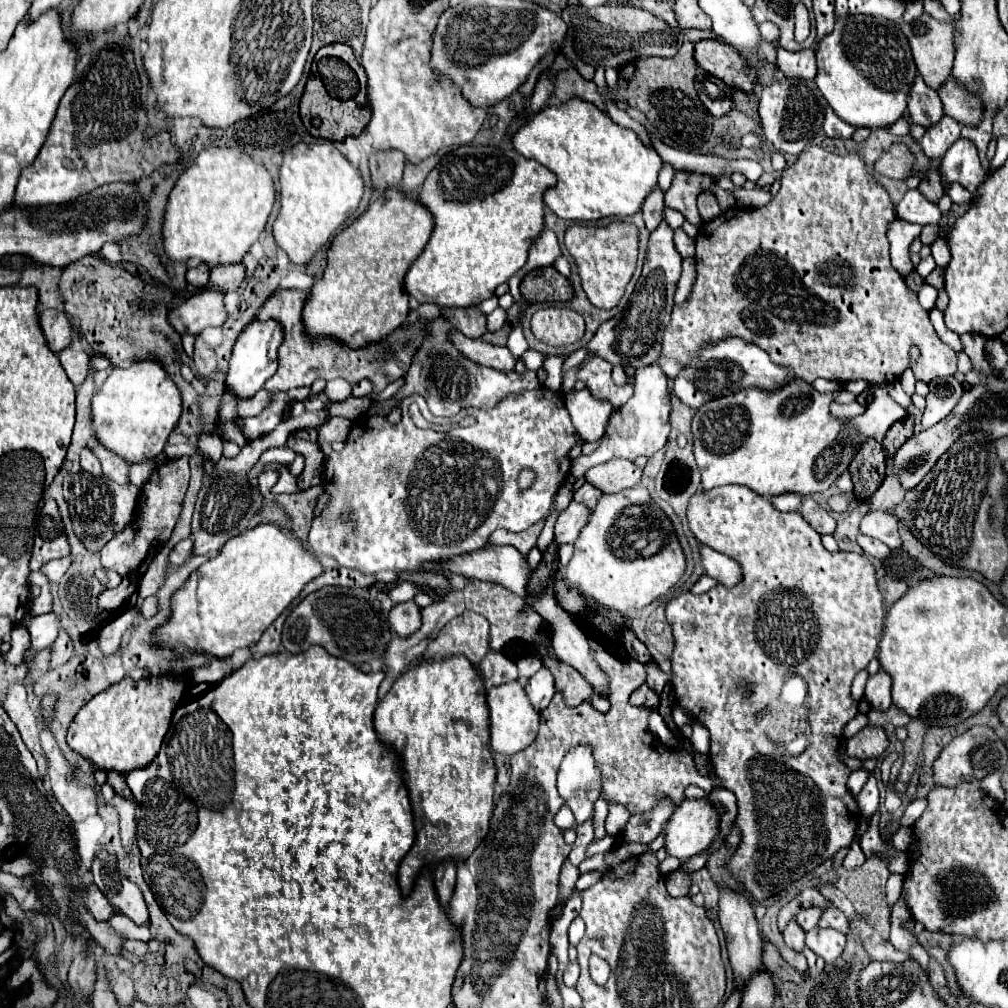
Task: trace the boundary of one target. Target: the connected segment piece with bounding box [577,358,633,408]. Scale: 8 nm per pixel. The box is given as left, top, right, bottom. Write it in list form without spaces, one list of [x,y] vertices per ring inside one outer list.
[[[587,358],[577,374],[577,380],[583,380],[597,398],[611,398],[611,402],[615,402],[615,408],[623,406],[633,394],[633,386],[629,382],[623,386],[617,386],[613,382],[611,364],[603,358]]]

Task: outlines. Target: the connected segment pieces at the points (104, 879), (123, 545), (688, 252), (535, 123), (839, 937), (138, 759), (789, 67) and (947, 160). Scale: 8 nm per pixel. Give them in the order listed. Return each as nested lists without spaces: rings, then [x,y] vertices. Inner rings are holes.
[[[105,848],[97,850],[91,874],[99,890],[109,898],[109,902],[127,918],[131,918],[135,924],[149,922],[147,904],[143,900],[143,894],[137,884],[133,884],[129,878],[125,878],[117,870],[117,860],[113,854],[109,854]]]
[[[181,456],[181,458],[175,458],[175,460],[169,458],[167,462],[163,462],[155,468],[155,474],[149,476],[143,490],[137,496],[139,500],[137,500],[135,516],[129,522],[129,526],[123,528],[121,532],[117,532],[99,550],[102,566],[106,570],[114,570],[121,576],[121,584],[117,588],[105,590],[99,596],[99,608],[101,610],[119,610],[131,598],[131,594],[137,590],[139,566],[147,560],[147,556],[153,550],[159,550],[159,546],[163,546],[171,538],[171,532],[177,524],[179,512],[181,512],[181,506],[183,506],[187,484],[189,484],[189,456]]]
[[[677,228],[675,230],[675,234],[673,234],[673,240],[675,240],[675,248],[679,250],[679,254],[683,256],[683,258],[687,258],[687,256],[693,256],[695,254],[695,242],[681,230],[681,228]]]
[[[573,98],[573,100],[569,100],[569,102],[565,102],[565,104],[559,104],[559,106],[545,106],[543,110],[539,110],[539,112],[513,136],[513,146],[515,146],[515,150],[517,150],[519,154],[523,154],[525,158],[533,158],[533,160],[537,160],[539,164],[543,164],[543,166],[547,166],[547,168],[551,168],[551,170],[555,172],[555,176],[557,176],[557,186],[545,192],[545,204],[547,204],[559,218],[565,218],[565,220],[599,220],[599,218],[605,218],[605,216],[633,216],[635,212],[641,210],[643,200],[647,198],[647,194],[657,186],[657,174],[659,174],[659,170],[663,168],[661,156],[659,156],[653,148],[643,146],[643,142],[637,138],[637,134],[635,134],[633,130],[615,124],[615,122],[609,118],[607,112],[603,112],[603,110],[595,108],[593,104],[583,102],[583,100],[579,100],[579,98]]]
[[[817,926],[807,932],[807,946],[817,956],[821,956],[827,964],[831,964],[831,962],[835,962],[835,958],[841,956],[841,952],[845,948],[845,934]]]
[[[151,676],[147,680],[123,678],[101,694],[93,696],[75,716],[69,726],[67,742],[83,758],[101,770],[117,770],[121,774],[133,768],[147,766],[161,748],[161,742],[171,726],[171,716],[189,688],[187,678],[179,676]]]
[[[773,41],[777,48],[777,66],[779,70],[787,76],[787,78],[815,78],[817,74],[817,62],[815,62],[815,50],[817,50],[817,42],[803,50],[803,52],[787,52],[781,48],[779,41]]]
[[[957,140],[943,156],[943,174],[949,182],[959,182],[965,186],[973,200],[979,186],[987,178],[987,170],[981,166],[975,144],[971,140]]]

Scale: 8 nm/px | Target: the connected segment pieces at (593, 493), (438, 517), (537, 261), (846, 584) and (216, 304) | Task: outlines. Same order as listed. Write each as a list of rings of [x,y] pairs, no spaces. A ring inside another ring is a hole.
[[[583,482],[583,484],[581,484],[581,488],[579,488],[579,490],[575,490],[573,500],[583,502],[585,506],[589,506],[589,508],[593,510],[593,508],[595,508],[595,502],[599,500],[599,494],[601,494],[601,490],[599,490],[599,488],[595,488],[595,486],[593,486],[593,484],[589,484],[589,482]]]
[[[549,388],[521,390],[519,394],[509,394],[507,398],[503,398],[499,404],[495,404],[489,410],[473,408],[473,416],[477,418],[477,422],[473,426],[467,426],[467,428],[451,428],[447,432],[419,430],[419,428],[415,428],[413,422],[409,420],[409,414],[407,414],[407,406],[409,406],[411,400],[415,400],[415,394],[409,396],[409,398],[405,398],[401,402],[401,420],[397,424],[391,424],[385,416],[379,416],[379,414],[375,414],[375,416],[361,416],[357,422],[353,420],[343,450],[341,452],[335,452],[335,450],[329,452],[329,456],[325,460],[325,490],[331,494],[331,500],[329,500],[327,510],[323,512],[323,518],[313,518],[311,530],[309,530],[309,548],[317,556],[329,554],[341,566],[355,568],[355,570],[359,570],[363,574],[379,574],[383,570],[417,570],[427,560],[433,560],[433,558],[451,558],[451,556],[459,556],[459,554],[473,552],[473,550],[481,548],[489,540],[491,532],[497,530],[497,528],[507,528],[511,532],[523,532],[523,530],[527,530],[529,526],[533,526],[535,522],[543,520],[549,514],[551,500],[553,500],[555,492],[559,490],[559,484],[567,478],[569,468],[571,468],[569,450],[575,444],[583,444],[583,438],[575,430],[575,426],[571,422],[571,416],[569,416],[569,412],[565,408],[563,396],[561,396],[561,410],[559,410],[559,394],[557,392],[551,392]],[[523,466],[531,466],[535,470],[535,482],[531,484],[529,490],[519,492],[515,478],[517,478],[517,474],[519,474],[519,470]],[[345,512],[351,514],[351,522],[349,524],[343,524],[339,520],[339,516],[343,516]]]
[[[543,230],[541,238],[531,246],[529,250],[529,260],[527,264],[509,280],[509,288],[511,288],[511,294],[515,298],[515,302],[521,303],[523,311],[521,316],[525,316],[526,302],[521,296],[519,284],[523,280],[523,276],[527,276],[531,270],[537,270],[537,268],[543,268],[543,266],[553,266],[553,262],[561,256],[561,248],[559,248],[559,242],[557,242],[557,236],[553,234],[553,230]]]
[[[719,486],[719,488],[695,492],[689,500],[687,518],[689,518],[689,526],[691,526],[693,534],[697,536],[697,540],[701,544],[705,544],[705,546],[709,546],[709,548],[713,548],[713,550],[717,550],[717,552],[721,552],[721,554],[725,554],[725,556],[729,556],[729,558],[733,558],[741,564],[743,582],[737,584],[735,588],[725,588],[725,586],[719,584],[705,594],[683,592],[667,604],[667,622],[671,624],[673,634],[675,634],[675,650],[673,650],[673,656],[671,656],[675,676],[673,676],[671,682],[673,682],[673,688],[675,688],[677,702],[683,708],[687,708],[687,712],[691,714],[693,720],[697,720],[697,722],[701,722],[709,728],[709,732],[711,732],[711,752],[709,752],[711,762],[713,762],[719,778],[725,782],[725,788],[731,790],[737,796],[739,814],[737,814],[735,824],[741,828],[743,836],[741,836],[741,844],[739,844],[737,852],[729,860],[729,872],[743,884],[745,884],[745,878],[747,878],[745,890],[755,900],[761,902],[761,900],[773,896],[775,892],[783,890],[789,882],[795,882],[803,874],[817,868],[823,860],[831,858],[841,848],[851,846],[851,842],[855,840],[859,820],[861,820],[861,812],[859,812],[857,800],[851,796],[851,792],[847,788],[847,778],[849,778],[851,770],[845,764],[839,762],[837,748],[843,740],[845,724],[859,712],[857,702],[851,698],[851,682],[853,682],[855,674],[861,672],[863,668],[867,668],[871,658],[875,658],[875,654],[877,654],[879,640],[881,640],[883,628],[885,628],[887,608],[883,606],[883,594],[879,592],[875,568],[873,568],[873,564],[869,562],[867,556],[855,554],[855,552],[835,552],[833,554],[833,552],[825,550],[823,544],[821,544],[821,534],[817,534],[803,520],[801,512],[779,512],[769,502],[769,498],[755,494],[753,490],[749,490],[745,486]],[[759,680],[771,680],[773,690],[765,688],[763,682],[759,684]]]
[[[205,288],[169,314],[169,324],[179,332],[201,334],[209,326],[223,326],[227,310],[219,288]]]

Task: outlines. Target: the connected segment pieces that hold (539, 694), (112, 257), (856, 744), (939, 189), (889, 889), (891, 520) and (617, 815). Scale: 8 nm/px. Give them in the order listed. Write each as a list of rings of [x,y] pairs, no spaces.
[[[542,667],[525,686],[527,696],[531,702],[535,702],[537,710],[543,710],[543,706],[547,706],[547,702],[551,700],[551,696],[555,694],[555,678],[553,674]]]
[[[107,244],[107,246],[103,246],[101,254],[103,254],[109,262],[123,262],[123,254],[121,254],[121,250],[119,250],[119,244]]]
[[[869,724],[863,730],[859,730],[853,738],[845,740],[845,748],[849,756],[855,756],[859,760],[879,758],[889,748],[889,738],[881,726]]]
[[[931,159],[931,168],[929,170],[929,176],[925,180],[921,180],[919,184],[919,190],[929,198],[929,202],[937,204],[943,196],[943,186],[941,186],[941,180],[939,180],[938,166],[940,159]]]
[[[891,874],[886,883],[886,897],[891,910],[892,905],[899,900],[902,894],[903,879],[901,874]]]
[[[869,510],[861,520],[861,532],[885,542],[891,550],[901,548],[901,536],[897,530],[897,518],[889,510]]]
[[[613,804],[613,806],[609,808],[607,818],[605,818],[607,834],[609,834],[609,836],[619,836],[621,830],[623,830],[623,826],[625,826],[625,822],[629,820],[629,816],[631,816],[631,812],[629,812],[623,804]]]

